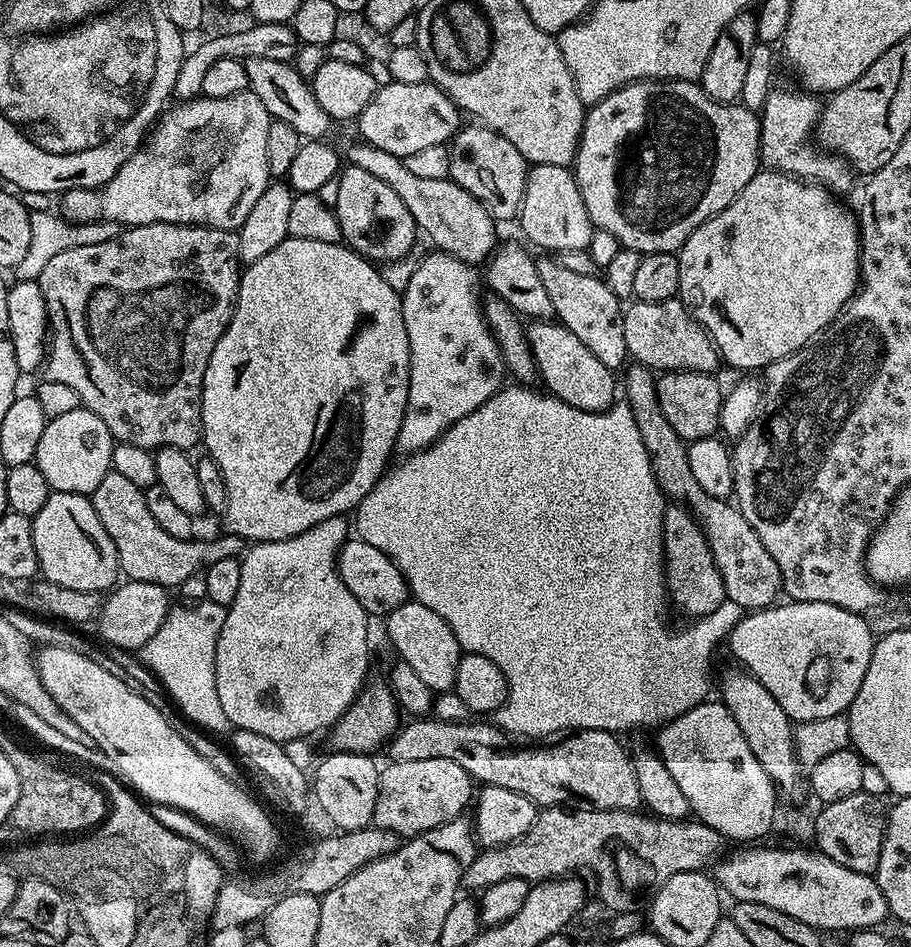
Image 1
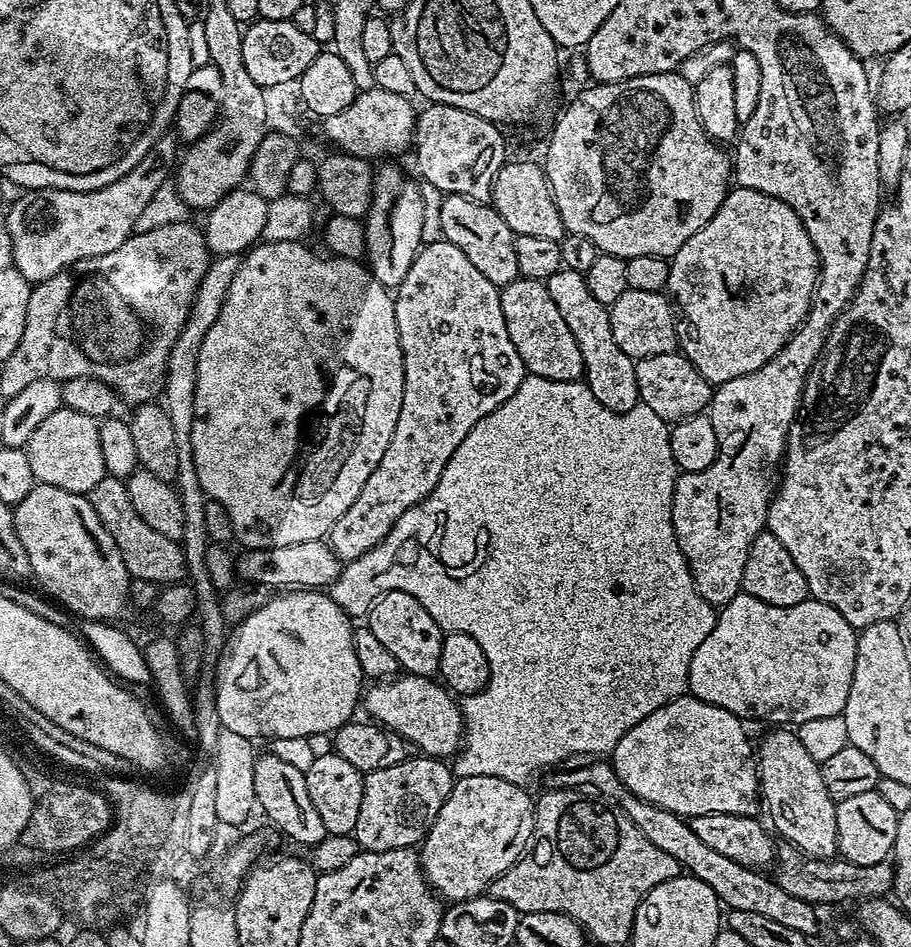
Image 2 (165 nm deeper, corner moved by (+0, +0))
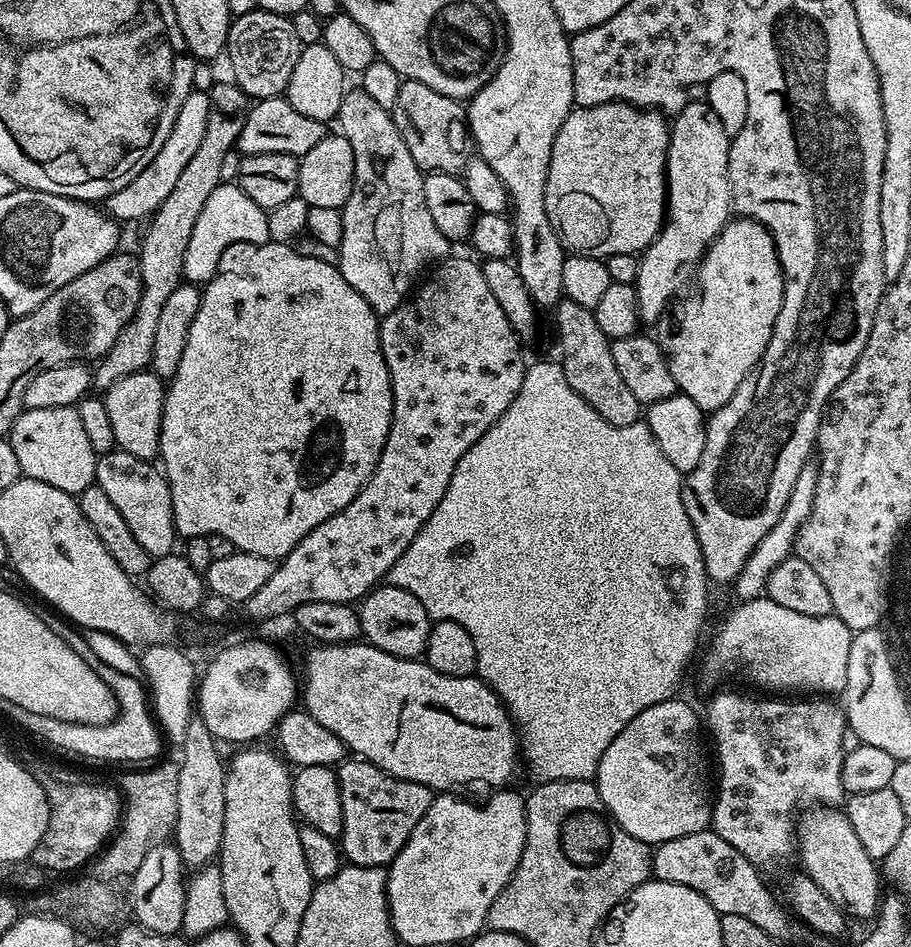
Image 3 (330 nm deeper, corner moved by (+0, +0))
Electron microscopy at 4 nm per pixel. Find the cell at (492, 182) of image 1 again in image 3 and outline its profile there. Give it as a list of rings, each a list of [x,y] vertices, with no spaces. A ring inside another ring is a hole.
[[[401,79],[398,98],[390,111],[394,126],[398,126],[398,134],[402,134],[402,142],[406,142],[406,150],[410,150],[410,158],[414,158],[421,172],[445,172],[451,176],[463,173],[469,158],[474,155],[474,141],[468,130],[468,114],[461,101],[438,94],[438,90],[422,86],[422,82]]]

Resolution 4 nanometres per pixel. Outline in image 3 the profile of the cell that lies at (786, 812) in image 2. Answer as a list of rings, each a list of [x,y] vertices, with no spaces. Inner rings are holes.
[[[812,806],[807,809],[808,813],[799,817],[796,825],[795,839],[798,841],[798,856],[803,871],[808,873],[822,890],[826,890],[826,898],[830,902],[837,904],[841,910],[849,917],[857,916],[860,920],[871,921],[877,915],[882,899],[880,884],[882,885],[882,876],[878,871],[877,861],[866,854],[866,849],[862,847],[862,842],[858,842],[858,834],[854,834],[854,826],[850,826],[847,815],[836,806]]]

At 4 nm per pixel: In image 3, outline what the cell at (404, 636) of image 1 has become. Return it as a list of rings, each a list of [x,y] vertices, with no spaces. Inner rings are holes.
[[[384,582],[359,601],[358,611],[360,630],[367,643],[374,645],[378,650],[386,650],[386,654],[394,654],[407,660],[423,657],[433,621],[428,619],[422,602],[418,602],[414,594]]]

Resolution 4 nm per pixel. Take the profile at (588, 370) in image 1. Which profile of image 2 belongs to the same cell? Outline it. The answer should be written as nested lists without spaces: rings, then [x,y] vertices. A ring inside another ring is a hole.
[[[517,278],[500,288],[500,301],[506,330],[510,330],[510,342],[514,342],[518,358],[522,358],[525,373],[550,378],[554,382],[584,380],[582,350],[578,350],[570,326],[566,326],[558,306],[554,306],[554,298],[550,298],[545,281]]]

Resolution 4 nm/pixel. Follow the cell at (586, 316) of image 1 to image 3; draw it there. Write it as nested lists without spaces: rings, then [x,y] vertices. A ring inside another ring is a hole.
[[[561,299],[554,309],[556,315],[556,336],[560,339],[560,352],[566,382],[574,389],[574,394],[581,396],[606,422],[614,426],[630,426],[637,423],[642,416],[642,406],[633,392],[622,382],[618,375],[618,366],[614,366],[612,341],[602,334],[596,321],[596,313],[586,306],[578,306],[578,302]]]

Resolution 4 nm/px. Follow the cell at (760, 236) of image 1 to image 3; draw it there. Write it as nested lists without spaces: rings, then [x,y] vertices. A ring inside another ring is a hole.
[[[732,218],[700,259],[699,276],[700,296],[694,297],[685,306],[684,313],[680,316],[680,325],[673,332],[670,325],[659,325],[658,343],[668,357],[670,374],[674,374],[679,395],[690,398],[690,402],[694,402],[694,406],[698,406],[705,414],[711,414],[726,406],[730,398],[734,398],[734,390],[742,386],[745,378],[760,363],[770,342],[778,310],[782,310],[784,275],[776,253],[776,243],[766,226],[762,226],[757,220]]]

